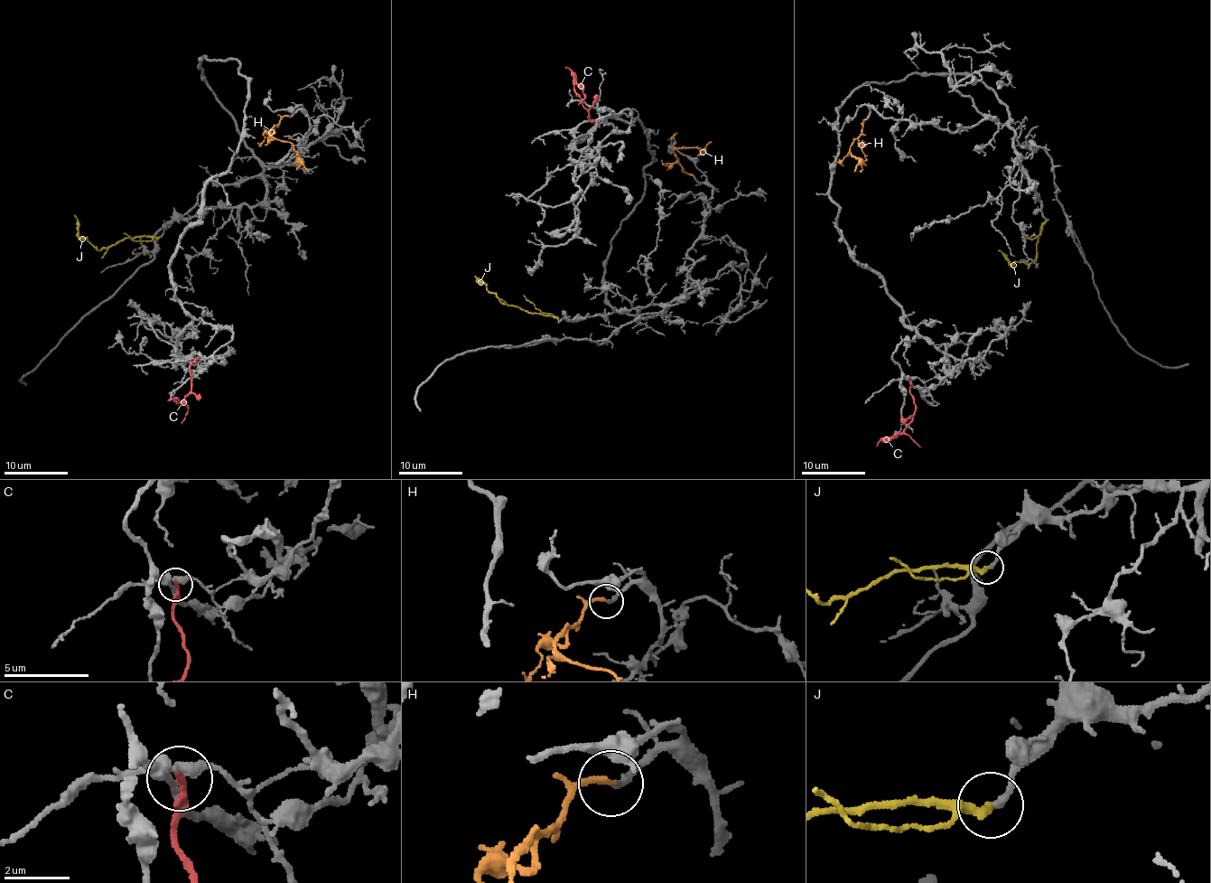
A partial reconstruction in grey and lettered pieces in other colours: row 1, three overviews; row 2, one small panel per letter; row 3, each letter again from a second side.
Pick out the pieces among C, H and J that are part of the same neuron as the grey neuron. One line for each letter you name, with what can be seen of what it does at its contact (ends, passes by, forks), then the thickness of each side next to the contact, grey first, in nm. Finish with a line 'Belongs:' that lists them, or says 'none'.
H: it ends | 200/200 nm
Belongs: H

